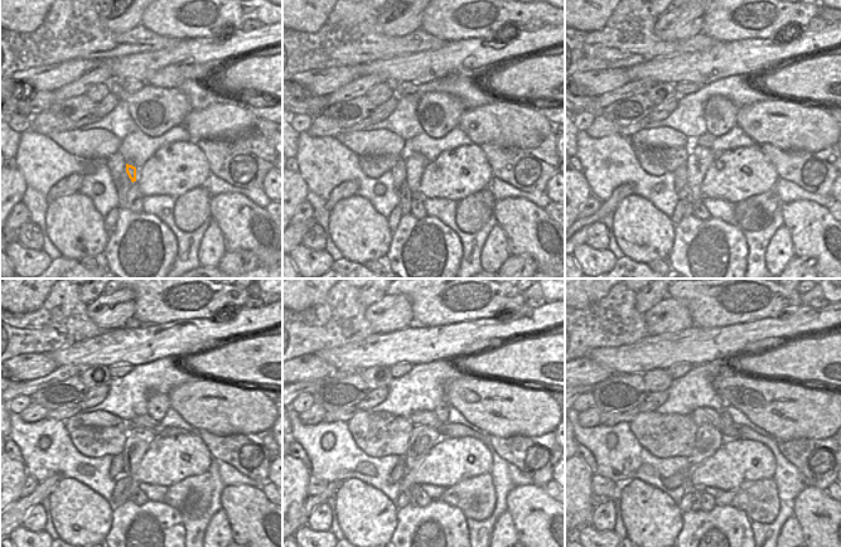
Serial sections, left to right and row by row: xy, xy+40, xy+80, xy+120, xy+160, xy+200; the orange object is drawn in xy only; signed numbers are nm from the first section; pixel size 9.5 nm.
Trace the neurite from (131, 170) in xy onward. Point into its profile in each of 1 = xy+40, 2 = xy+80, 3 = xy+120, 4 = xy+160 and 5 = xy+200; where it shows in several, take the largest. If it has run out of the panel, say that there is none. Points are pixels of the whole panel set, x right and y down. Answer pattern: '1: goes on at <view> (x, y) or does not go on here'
1: goes on at xy+40 (415, 163)
2: goes on at xy+80 (700, 158)
3: goes on at xy+120 (139, 439)
4: goes on at xy+160 (423, 439)
5: goes on at xy+200 (709, 439)

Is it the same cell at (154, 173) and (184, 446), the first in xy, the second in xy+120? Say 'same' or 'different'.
same

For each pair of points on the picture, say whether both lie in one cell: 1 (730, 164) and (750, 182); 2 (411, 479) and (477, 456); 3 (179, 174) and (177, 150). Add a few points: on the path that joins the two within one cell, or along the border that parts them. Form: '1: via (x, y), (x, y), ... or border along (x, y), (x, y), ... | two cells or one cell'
1: via (735, 169), (745, 177) | one cell
2: via (428, 472), (460, 458) | one cell
3: via (177, 168), (177, 156) | one cell

